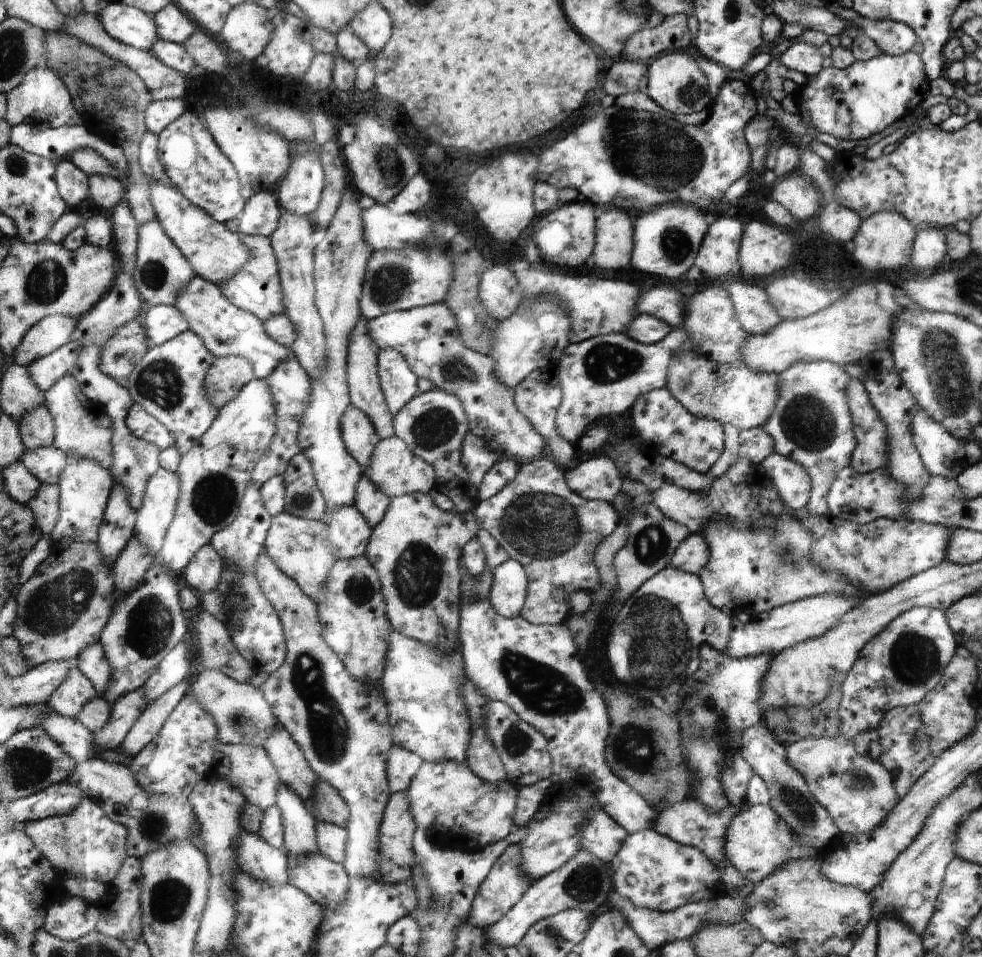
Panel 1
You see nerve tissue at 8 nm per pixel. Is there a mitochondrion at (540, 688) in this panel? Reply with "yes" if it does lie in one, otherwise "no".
yes

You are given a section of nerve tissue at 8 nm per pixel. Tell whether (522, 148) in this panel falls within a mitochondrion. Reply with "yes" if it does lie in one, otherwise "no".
no

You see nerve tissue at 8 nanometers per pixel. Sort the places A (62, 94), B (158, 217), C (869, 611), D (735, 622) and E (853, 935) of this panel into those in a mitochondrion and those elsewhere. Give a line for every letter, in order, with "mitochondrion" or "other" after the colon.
A: other
B: other
C: other
D: other
E: other

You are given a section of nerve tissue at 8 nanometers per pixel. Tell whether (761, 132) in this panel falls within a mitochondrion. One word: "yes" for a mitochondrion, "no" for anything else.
no

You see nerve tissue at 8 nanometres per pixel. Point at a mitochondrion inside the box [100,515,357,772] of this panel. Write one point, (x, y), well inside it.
(330, 734)

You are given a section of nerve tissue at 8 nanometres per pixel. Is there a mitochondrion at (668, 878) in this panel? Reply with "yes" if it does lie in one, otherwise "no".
no

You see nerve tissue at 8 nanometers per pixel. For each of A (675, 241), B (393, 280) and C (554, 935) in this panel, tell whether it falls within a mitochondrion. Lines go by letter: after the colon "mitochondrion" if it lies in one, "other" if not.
A: mitochondrion
B: mitochondrion
C: mitochondrion

